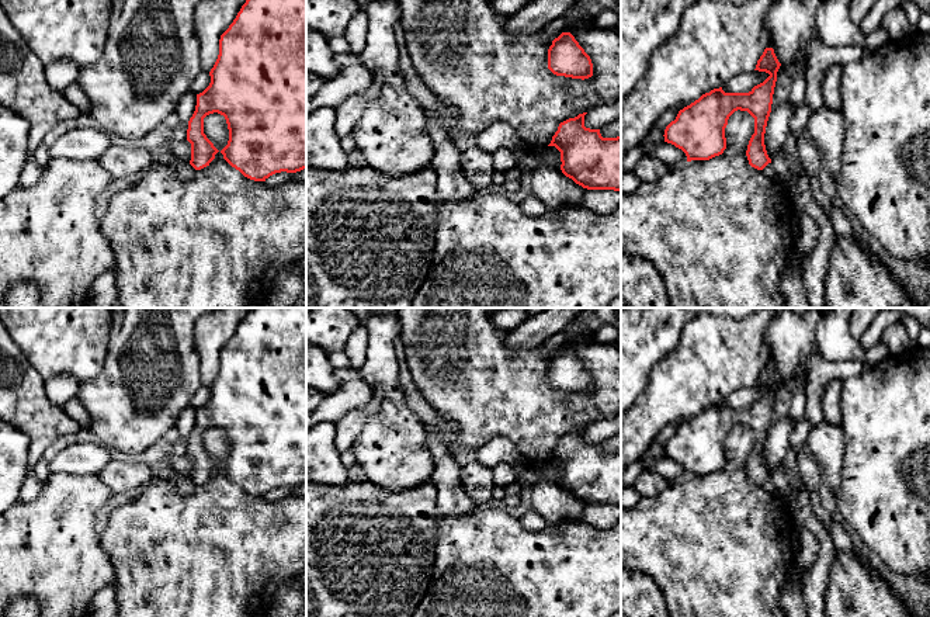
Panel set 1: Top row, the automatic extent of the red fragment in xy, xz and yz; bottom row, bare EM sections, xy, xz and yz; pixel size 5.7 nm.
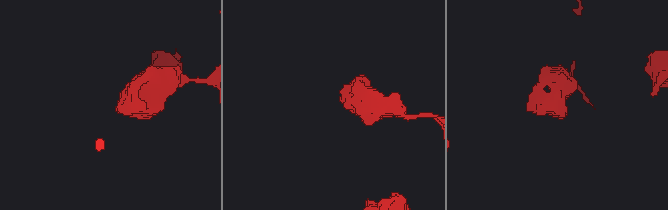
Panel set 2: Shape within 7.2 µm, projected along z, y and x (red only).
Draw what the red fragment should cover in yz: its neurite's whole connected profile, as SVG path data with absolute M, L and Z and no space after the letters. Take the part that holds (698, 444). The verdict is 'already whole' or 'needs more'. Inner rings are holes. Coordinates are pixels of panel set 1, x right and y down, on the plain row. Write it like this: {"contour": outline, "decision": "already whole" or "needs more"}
{"contour": "M766 363L754 384L770 389L763 398L749 408L725 408L719 402L702 409L680 424L676 434L666 441L664 457L681 464L687 476L709 475L726 464L725 443L729 431L738 424L747 426L754 433L754 448L749 455L746 471L752 482L763 485L771 478L764 448L780 381L774 364Z", "decision": "already whole"}

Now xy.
{"contour": "M253 308L221 350L219 370L209 391L209 401L197 409L187 444L190 479L195 485L209 481L219 467L204 448L204 433L214 427L225 431L229 444L228 460L221 468L244 492L266 496L275 488L306 483L306 308Z", "decision": "already whole"}

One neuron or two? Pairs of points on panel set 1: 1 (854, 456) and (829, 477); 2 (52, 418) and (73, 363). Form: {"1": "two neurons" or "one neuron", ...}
{"1": "two neurons", "2": "two neurons"}

